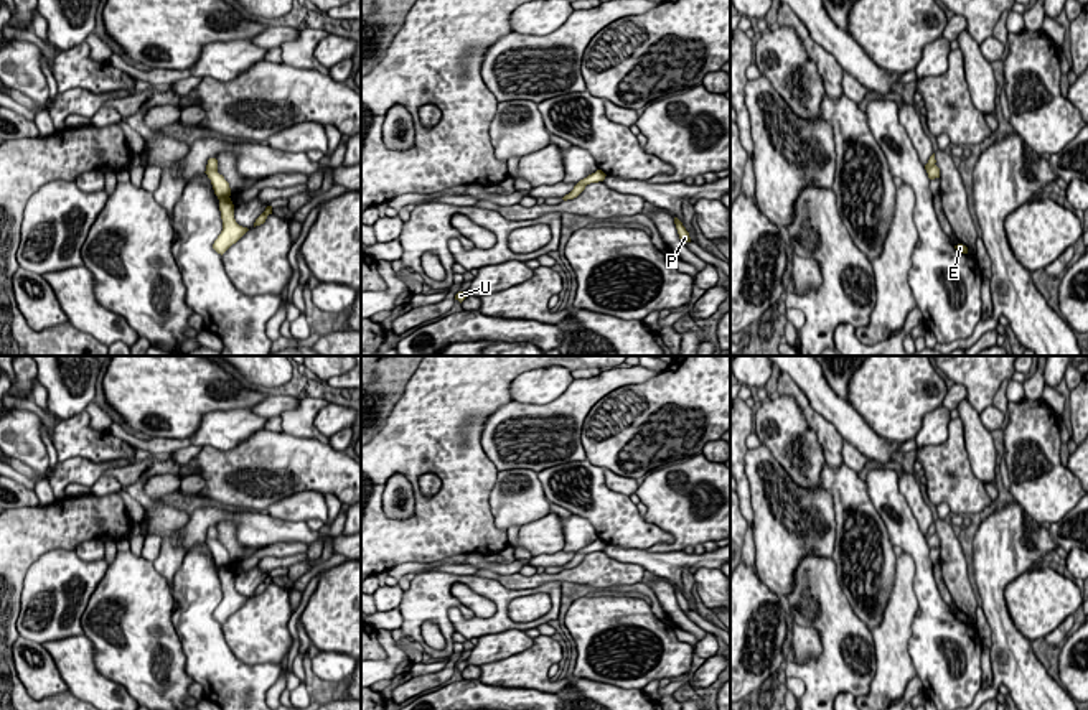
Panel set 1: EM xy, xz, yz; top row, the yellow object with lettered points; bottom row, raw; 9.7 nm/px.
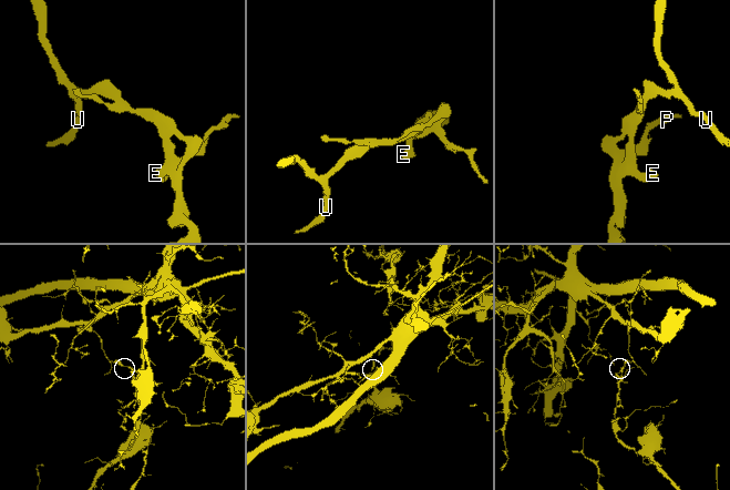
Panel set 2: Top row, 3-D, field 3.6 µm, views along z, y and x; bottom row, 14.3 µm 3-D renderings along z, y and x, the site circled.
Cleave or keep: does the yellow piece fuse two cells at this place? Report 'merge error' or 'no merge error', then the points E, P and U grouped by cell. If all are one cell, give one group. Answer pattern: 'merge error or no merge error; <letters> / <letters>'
merge error; E P / U

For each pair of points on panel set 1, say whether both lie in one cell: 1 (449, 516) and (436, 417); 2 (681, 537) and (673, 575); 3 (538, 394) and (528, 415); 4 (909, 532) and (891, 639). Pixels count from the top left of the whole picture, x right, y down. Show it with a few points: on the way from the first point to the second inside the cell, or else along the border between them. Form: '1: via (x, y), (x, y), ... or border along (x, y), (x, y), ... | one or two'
1: via (450, 491), (450, 448), (447, 442) | one
2: border along (681, 549), (668, 552), (647, 551) | two
3: border along (567, 386), (559, 396), (544, 404), (513, 401) | two
4: border along (904, 551), (914, 564), (915, 592) | two

